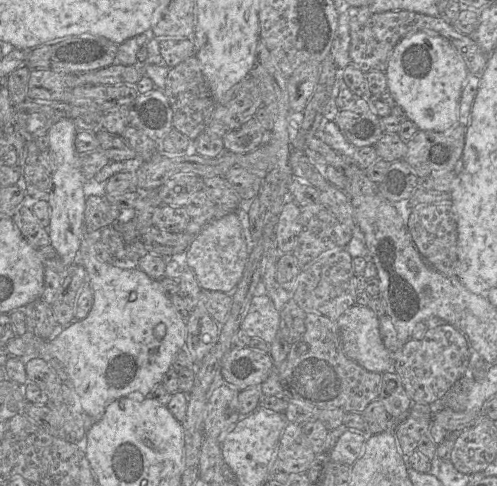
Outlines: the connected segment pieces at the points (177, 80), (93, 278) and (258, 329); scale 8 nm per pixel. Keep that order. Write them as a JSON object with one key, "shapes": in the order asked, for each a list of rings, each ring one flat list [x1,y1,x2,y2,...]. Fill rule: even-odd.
{"shapes":[[[196,55,170,68,164,91,173,110,173,127,194,140,208,126,217,105]],[[85,228,77,262,84,266,87,281,93,290,91,310,84,319,75,319,59,328,52,338,41,343,38,353,46,361,56,358,63,364,80,398,83,412,97,421,104,415,106,407,116,399,127,397,132,392,150,396,154,387,162,383,176,353,185,348,187,325,178,316,170,298,162,292,158,280,150,278,138,267,122,269,113,263,101,261,96,255,89,232]],[[256,291,240,328,248,337,261,338,271,344,279,330,279,322,280,312,272,300,262,291]]]}

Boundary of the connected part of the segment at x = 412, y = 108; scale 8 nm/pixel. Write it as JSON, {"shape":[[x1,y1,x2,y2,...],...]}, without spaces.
{"shape":[[416,31,399,41,385,71,387,90,418,130,445,131,455,124,464,82,469,75,465,62,444,37]]}

